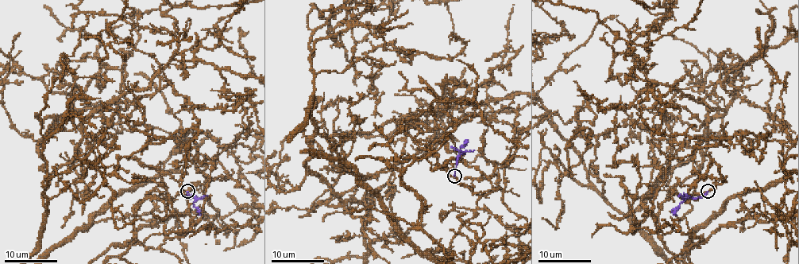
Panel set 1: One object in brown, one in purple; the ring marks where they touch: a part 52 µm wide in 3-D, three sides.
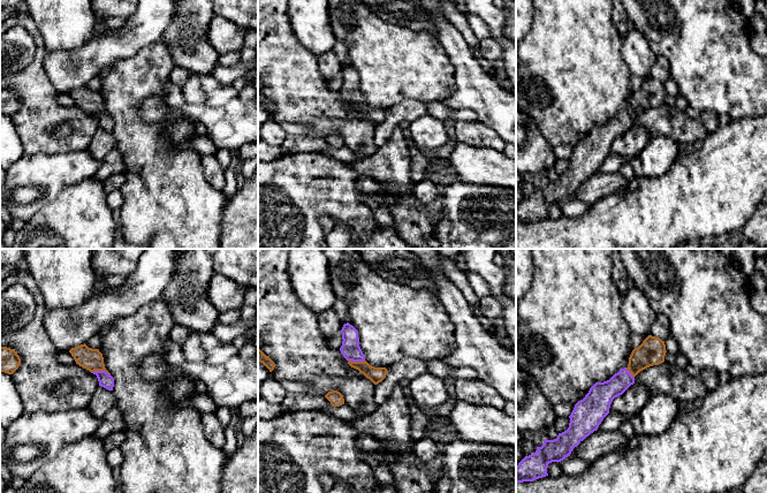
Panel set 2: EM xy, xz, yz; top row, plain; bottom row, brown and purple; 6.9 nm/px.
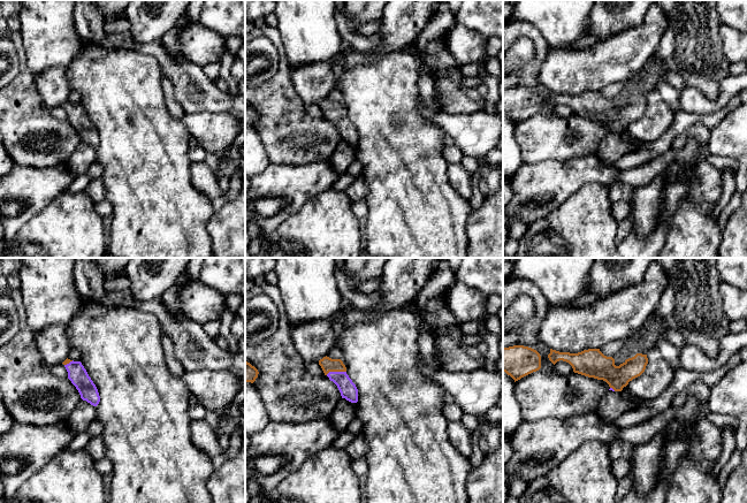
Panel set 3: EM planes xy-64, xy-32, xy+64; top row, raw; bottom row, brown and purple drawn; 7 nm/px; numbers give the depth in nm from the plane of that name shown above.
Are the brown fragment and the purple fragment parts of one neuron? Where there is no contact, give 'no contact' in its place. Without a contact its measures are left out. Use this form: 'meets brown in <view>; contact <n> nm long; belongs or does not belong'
meets brown in xy; contact 140 nm long; belongs

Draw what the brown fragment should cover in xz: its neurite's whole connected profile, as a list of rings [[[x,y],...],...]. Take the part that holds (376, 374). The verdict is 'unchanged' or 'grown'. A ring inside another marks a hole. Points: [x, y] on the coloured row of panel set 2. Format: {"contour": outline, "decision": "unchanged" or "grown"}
{"contour": [[[349,323],[344,324],[342,329],[341,354],[348,361],[348,364],[363,373],[374,385],[381,382],[387,374],[386,367],[374,367],[365,361],[365,356],[359,347],[358,331]]], "decision": "grown"}

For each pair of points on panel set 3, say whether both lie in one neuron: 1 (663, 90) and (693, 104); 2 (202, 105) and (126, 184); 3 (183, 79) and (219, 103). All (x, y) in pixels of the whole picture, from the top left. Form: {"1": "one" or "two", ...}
{"1": "two", "2": "two", "3": "one"}

